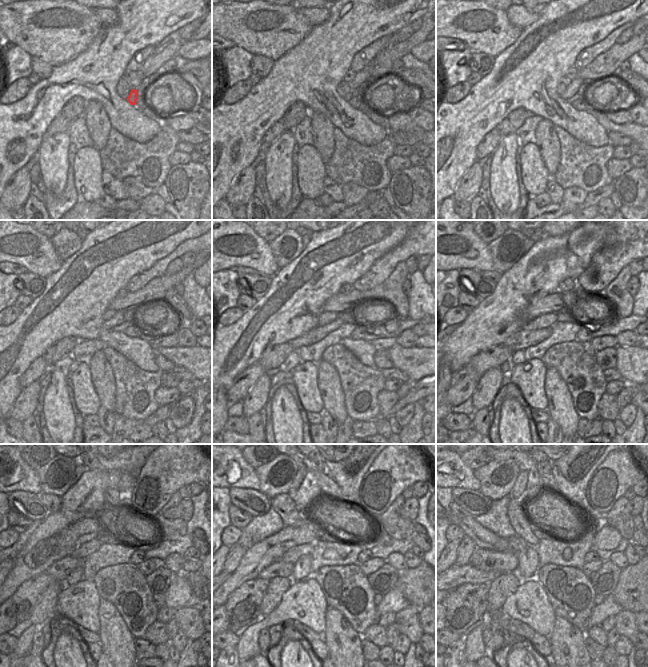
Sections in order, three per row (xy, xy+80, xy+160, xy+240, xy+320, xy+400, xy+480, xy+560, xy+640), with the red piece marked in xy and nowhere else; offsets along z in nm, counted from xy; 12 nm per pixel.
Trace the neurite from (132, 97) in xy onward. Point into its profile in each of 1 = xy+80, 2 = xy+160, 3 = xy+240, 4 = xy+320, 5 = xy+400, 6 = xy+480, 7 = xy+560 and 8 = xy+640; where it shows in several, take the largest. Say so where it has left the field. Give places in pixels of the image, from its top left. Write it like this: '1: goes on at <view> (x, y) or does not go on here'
1: goes on at xy+80 (356, 102)
2: goes on at xy+160 (580, 104)
3: goes on at xy+240 (134, 331)
4: goes on at xy+320 (360, 332)
5: goes on at xy+400 (584, 334)
6: goes on at xy+480 (138, 556)
7: goes on at xy+560 (365, 555)
8: goes on at xy+640 (591, 556)

